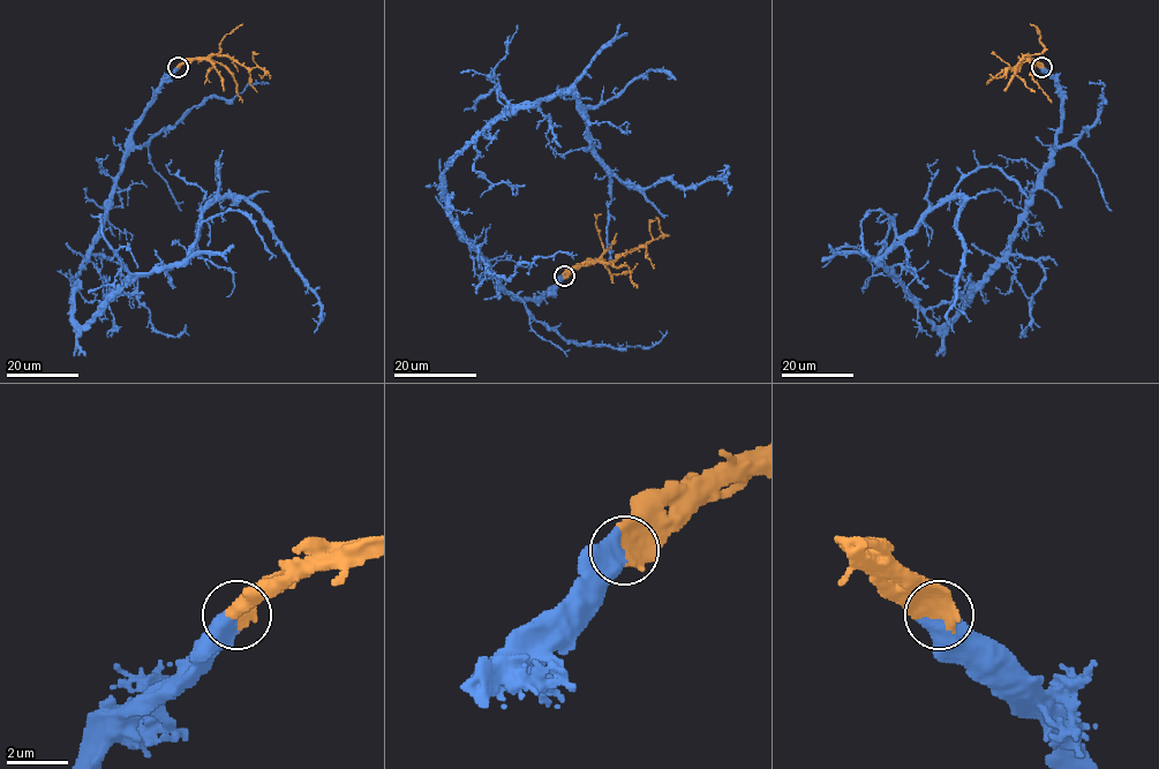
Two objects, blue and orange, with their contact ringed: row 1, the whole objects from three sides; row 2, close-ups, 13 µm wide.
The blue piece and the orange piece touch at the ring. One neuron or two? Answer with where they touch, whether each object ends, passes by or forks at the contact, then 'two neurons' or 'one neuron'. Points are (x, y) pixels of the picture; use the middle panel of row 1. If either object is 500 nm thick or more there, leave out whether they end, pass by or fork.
(564, 276) | one neuron

